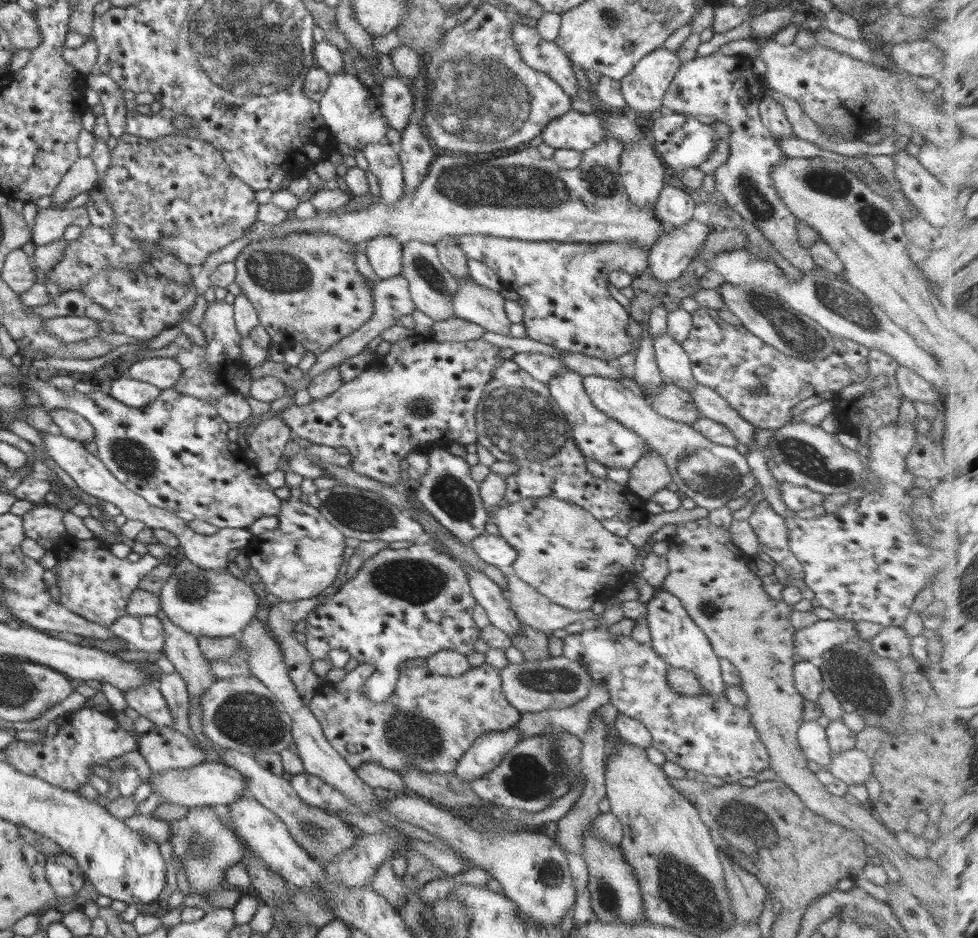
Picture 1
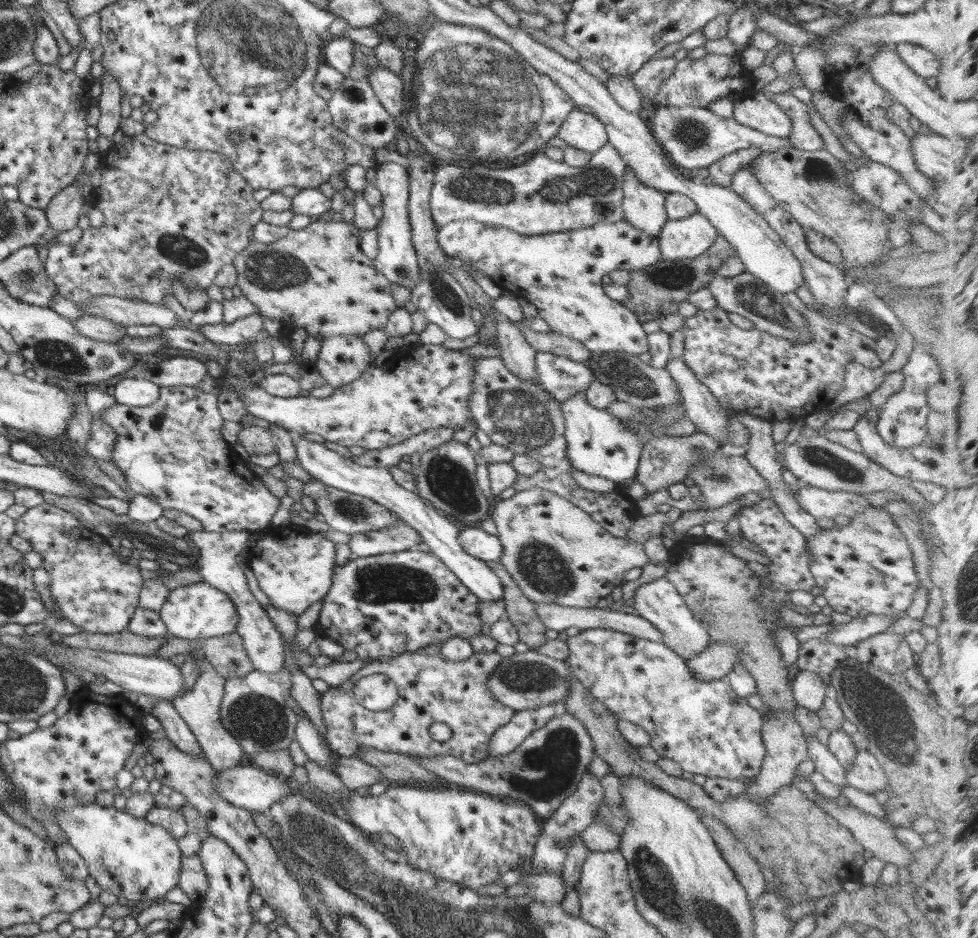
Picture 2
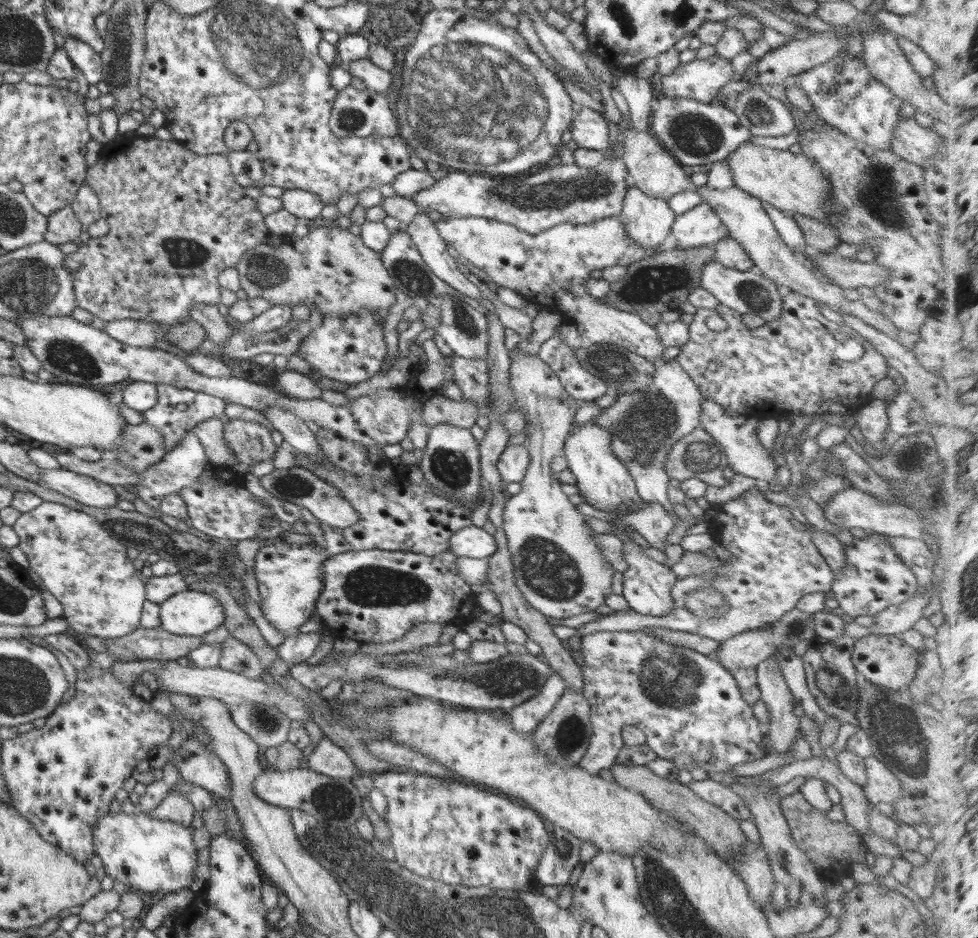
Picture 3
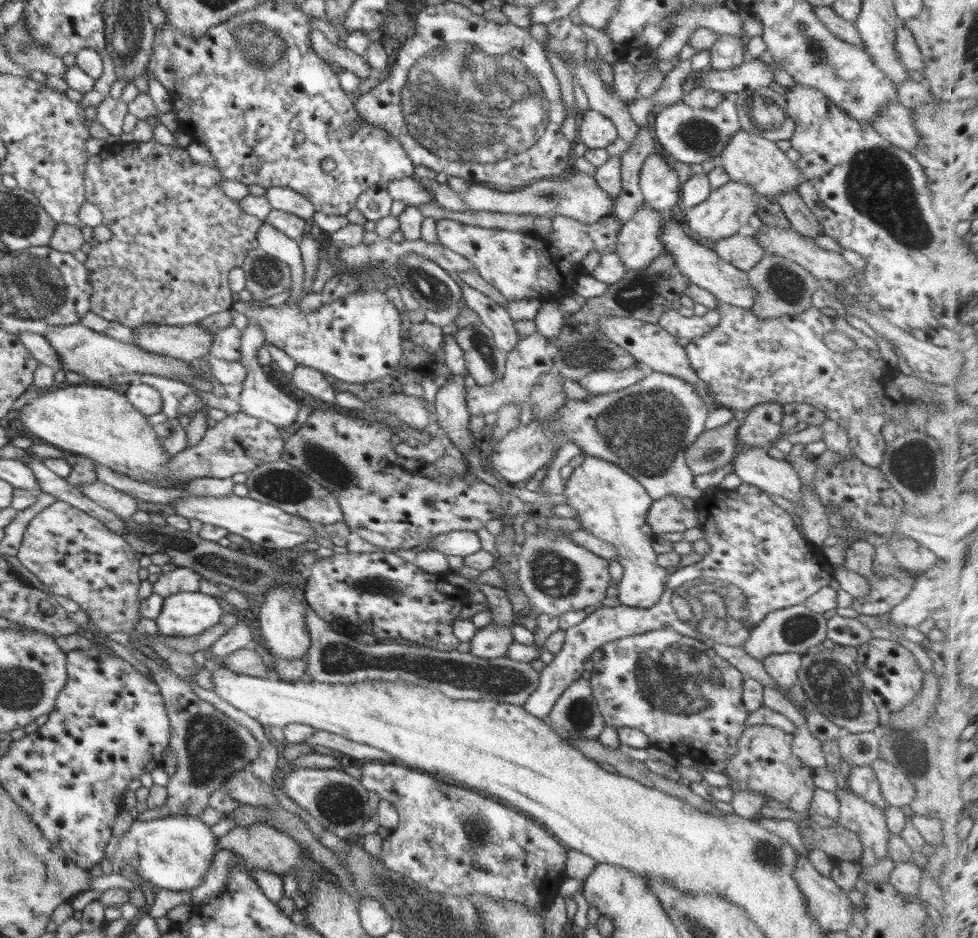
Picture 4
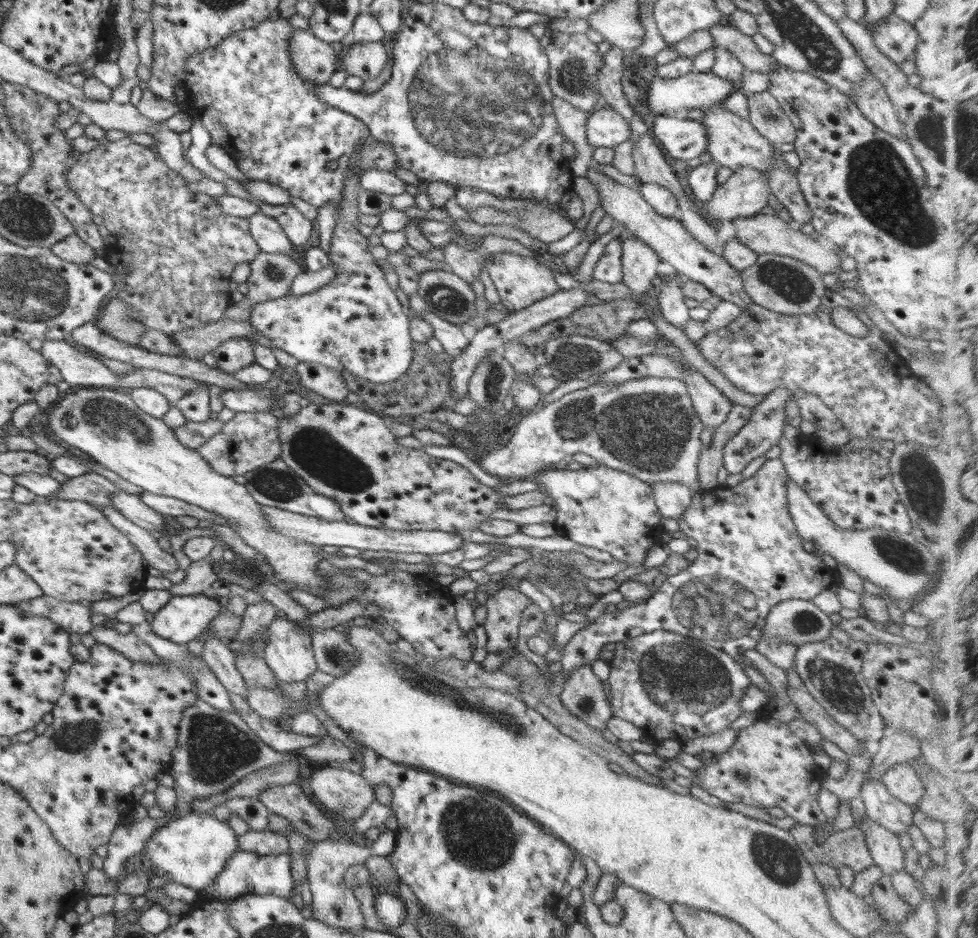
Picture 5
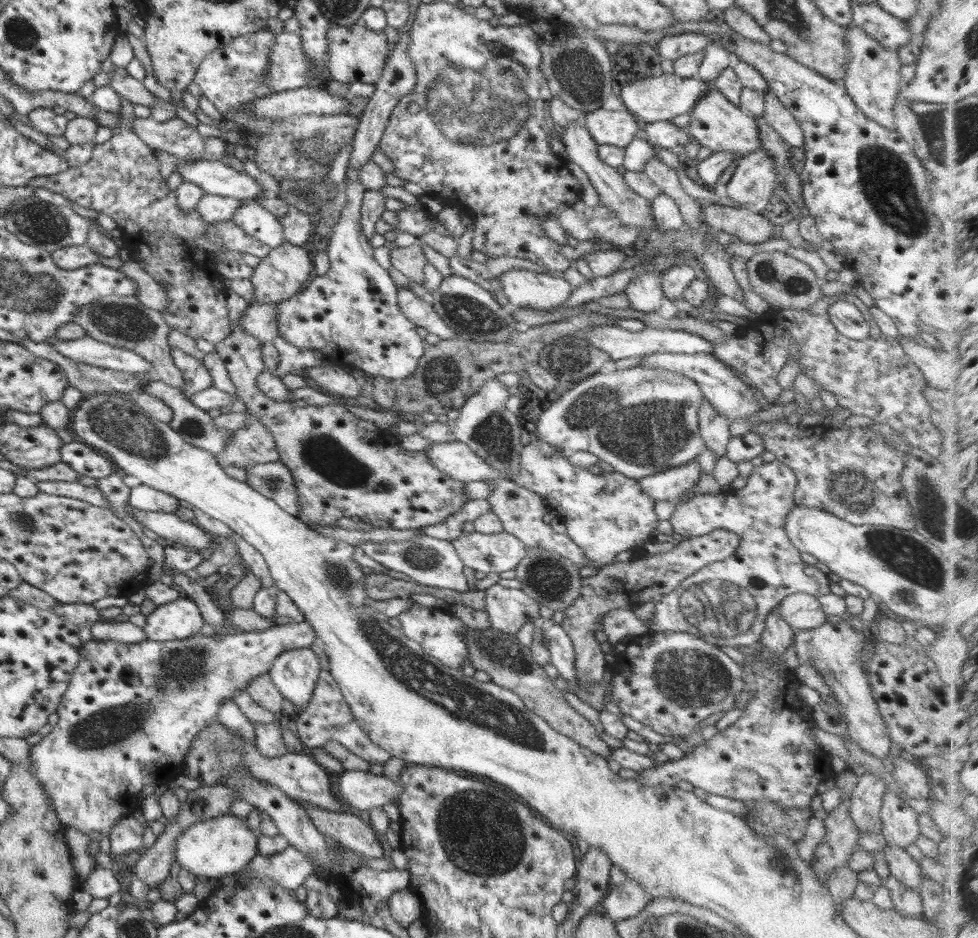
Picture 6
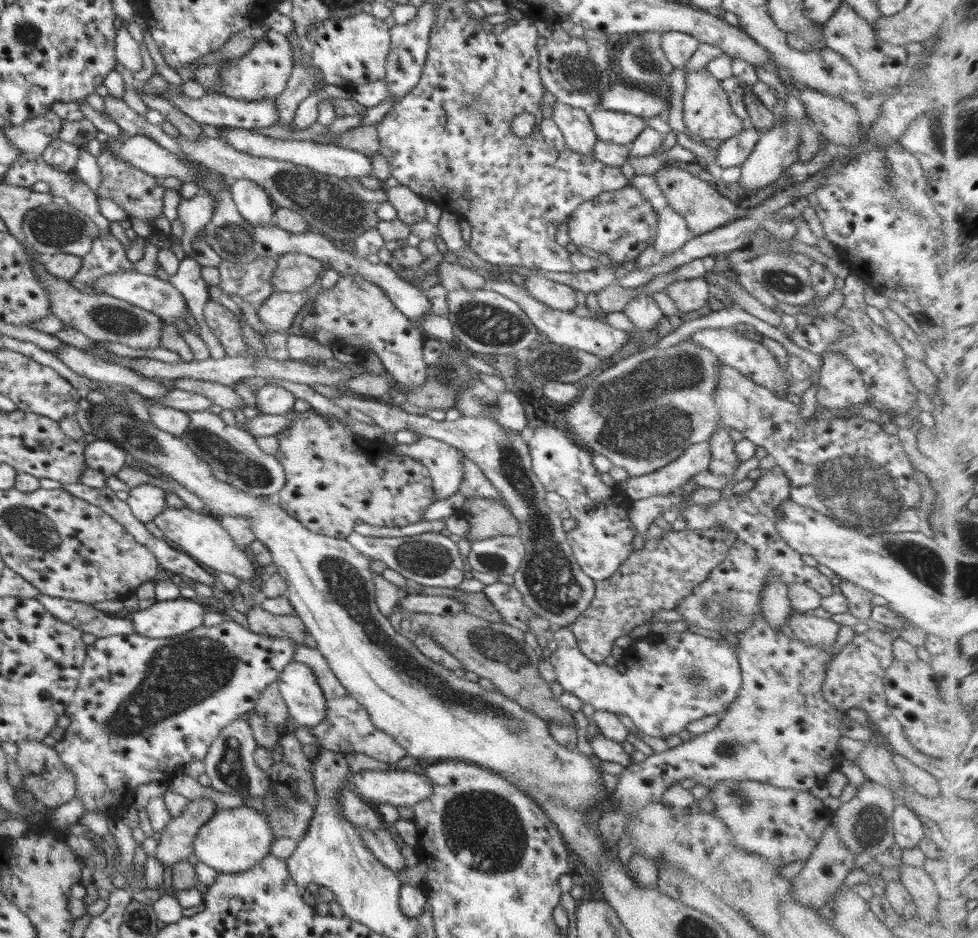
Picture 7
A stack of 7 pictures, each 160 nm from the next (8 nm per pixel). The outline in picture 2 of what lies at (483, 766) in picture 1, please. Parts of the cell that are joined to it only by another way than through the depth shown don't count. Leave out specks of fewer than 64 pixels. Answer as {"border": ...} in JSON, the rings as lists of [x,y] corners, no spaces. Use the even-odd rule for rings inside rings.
{"border":[[[562,703],[537,706],[528,710],[515,711],[510,722],[494,732],[489,742],[489,756],[504,756],[511,753],[533,731],[544,727],[551,718],[563,710]]]}

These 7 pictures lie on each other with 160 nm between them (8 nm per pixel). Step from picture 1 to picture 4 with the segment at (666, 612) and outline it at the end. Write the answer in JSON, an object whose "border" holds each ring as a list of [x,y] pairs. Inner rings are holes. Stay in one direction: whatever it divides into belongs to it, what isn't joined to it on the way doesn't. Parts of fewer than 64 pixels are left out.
{"border":[[[581,455],[584,458],[581,466],[574,469],[572,475],[566,481],[566,505],[576,510],[578,515],[575,519],[582,525],[582,529],[587,533],[593,534],[598,538],[602,538],[606,542],[610,542],[614,548],[618,549],[617,561],[623,566],[623,578],[618,584],[618,598],[621,605],[633,606],[636,608],[647,608],[650,612],[656,609],[656,604],[662,598],[667,590],[668,569],[658,566],[656,556],[658,554],[652,549],[652,542],[656,536],[652,532],[652,528],[648,525],[646,515],[648,509],[652,505],[653,498],[648,496],[648,492],[644,486],[640,485],[630,474],[627,474],[620,467],[612,465],[612,462],[606,462],[596,457]]]}

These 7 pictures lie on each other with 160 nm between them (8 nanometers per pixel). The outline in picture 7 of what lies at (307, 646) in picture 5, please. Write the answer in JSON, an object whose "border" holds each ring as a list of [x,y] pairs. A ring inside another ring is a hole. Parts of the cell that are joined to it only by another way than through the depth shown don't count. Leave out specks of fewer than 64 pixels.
{"border":[[[293,660],[278,675],[277,683],[288,712],[298,725],[312,728],[324,723],[326,699],[309,666]]]}

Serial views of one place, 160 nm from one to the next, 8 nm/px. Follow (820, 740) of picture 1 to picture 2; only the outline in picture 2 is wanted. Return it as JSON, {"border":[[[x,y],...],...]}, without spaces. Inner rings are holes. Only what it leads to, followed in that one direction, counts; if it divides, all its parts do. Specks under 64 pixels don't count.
{"border":[[[804,735],[805,740],[812,744],[809,749],[809,759],[815,764],[815,770],[836,786],[846,787],[846,770],[828,750],[826,745],[820,743],[816,735]]]}

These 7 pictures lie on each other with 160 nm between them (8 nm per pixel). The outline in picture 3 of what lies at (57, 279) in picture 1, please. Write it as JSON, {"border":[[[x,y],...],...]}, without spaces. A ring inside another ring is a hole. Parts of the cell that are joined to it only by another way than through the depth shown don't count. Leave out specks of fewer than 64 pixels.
{"border":[[[157,137],[132,138],[132,140],[130,138],[122,138],[122,140],[114,138],[102,146],[97,161],[87,167],[85,182],[98,195],[101,218],[109,224],[108,234],[100,236],[100,238],[84,236],[84,242],[82,242],[82,246],[78,246],[77,253],[65,254],[65,258],[63,258],[63,265],[73,276],[73,291],[77,300],[77,307],[72,310],[70,317],[86,325],[92,325],[93,315],[105,321],[155,320],[155,322],[161,322],[166,326],[175,325],[185,317],[190,318],[191,308],[200,302],[217,306],[220,304],[219,274],[225,268],[235,267],[248,250],[256,249],[256,246],[262,245],[269,232],[265,225],[264,214],[258,210],[256,199],[250,198],[244,192],[244,187],[236,182],[229,160],[223,154],[196,154],[176,140],[165,141]]]}

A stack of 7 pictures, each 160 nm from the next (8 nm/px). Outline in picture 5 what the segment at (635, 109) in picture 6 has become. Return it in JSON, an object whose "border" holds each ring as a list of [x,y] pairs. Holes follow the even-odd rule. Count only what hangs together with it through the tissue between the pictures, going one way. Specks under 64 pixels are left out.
{"border":[[[694,72],[679,76],[678,78],[665,79],[654,77],[648,86],[648,94],[644,103],[654,115],[673,117],[677,110],[701,109],[712,107],[715,102],[725,102],[732,91],[739,90],[738,84],[720,78],[712,72]]]}

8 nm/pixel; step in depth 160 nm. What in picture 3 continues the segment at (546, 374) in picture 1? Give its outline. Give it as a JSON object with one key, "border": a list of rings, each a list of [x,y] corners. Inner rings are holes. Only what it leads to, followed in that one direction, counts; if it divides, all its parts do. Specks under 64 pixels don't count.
{"border":[[[558,330],[541,344],[536,355],[553,370],[566,392],[576,401],[590,402],[610,389],[605,380],[580,366],[574,351],[568,348]]]}

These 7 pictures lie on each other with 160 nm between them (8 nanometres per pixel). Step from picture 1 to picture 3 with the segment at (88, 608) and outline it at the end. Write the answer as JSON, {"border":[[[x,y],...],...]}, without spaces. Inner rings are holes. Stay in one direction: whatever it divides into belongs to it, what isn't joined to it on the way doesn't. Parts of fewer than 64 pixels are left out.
{"border":[[[44,501],[37,508],[22,513],[12,528],[18,535],[18,547],[29,560],[28,567],[40,575],[44,587],[61,602],[72,635],[120,638],[141,627],[141,612],[146,602],[145,582],[134,574],[136,563],[132,556],[126,556],[125,544],[100,528],[92,516],[56,502]]]}

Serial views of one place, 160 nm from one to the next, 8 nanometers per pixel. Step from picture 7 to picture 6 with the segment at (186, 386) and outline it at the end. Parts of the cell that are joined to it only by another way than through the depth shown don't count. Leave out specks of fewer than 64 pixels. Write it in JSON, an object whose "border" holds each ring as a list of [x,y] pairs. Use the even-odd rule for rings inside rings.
{"border":[[[112,294],[91,305],[78,309],[73,320],[82,326],[87,336],[100,342],[106,342],[116,348],[134,351],[143,359],[152,363],[154,381],[162,381],[174,388],[183,388],[183,372],[173,363],[171,347],[168,345],[168,333],[171,328],[166,324],[160,311],[150,309],[138,301],[135,295],[120,296]]]}

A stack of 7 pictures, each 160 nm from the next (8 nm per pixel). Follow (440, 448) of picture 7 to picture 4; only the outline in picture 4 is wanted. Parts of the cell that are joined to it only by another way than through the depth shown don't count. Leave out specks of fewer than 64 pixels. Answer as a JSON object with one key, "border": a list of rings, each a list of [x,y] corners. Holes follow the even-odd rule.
{"border":[[[644,367],[645,377],[628,388],[603,395],[588,395],[586,399],[566,399],[555,415],[547,421],[530,421],[527,425],[518,425],[498,442],[496,452],[490,455],[489,467],[500,478],[509,484],[524,485],[552,461],[554,451],[562,444],[577,444],[582,454],[600,458],[620,467],[630,474],[653,500],[669,495],[691,498],[696,502],[703,496],[702,490],[694,486],[694,476],[686,466],[686,449],[705,431],[704,422],[708,418],[709,407],[697,395],[695,388],[683,378],[672,374],[662,374]]]}

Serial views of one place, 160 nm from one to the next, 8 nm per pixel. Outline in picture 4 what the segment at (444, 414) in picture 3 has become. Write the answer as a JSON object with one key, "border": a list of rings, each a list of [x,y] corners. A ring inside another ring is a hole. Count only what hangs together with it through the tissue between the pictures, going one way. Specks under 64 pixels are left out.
{"border":[[[538,331],[522,339],[522,342],[521,350],[505,355],[505,375],[502,380],[486,386],[478,386],[471,382],[466,384],[465,401],[471,416],[484,416],[490,412],[497,412],[499,408],[511,402],[521,406],[528,404],[533,386],[539,384],[541,374],[550,370],[553,360],[550,358],[544,337]]]}

